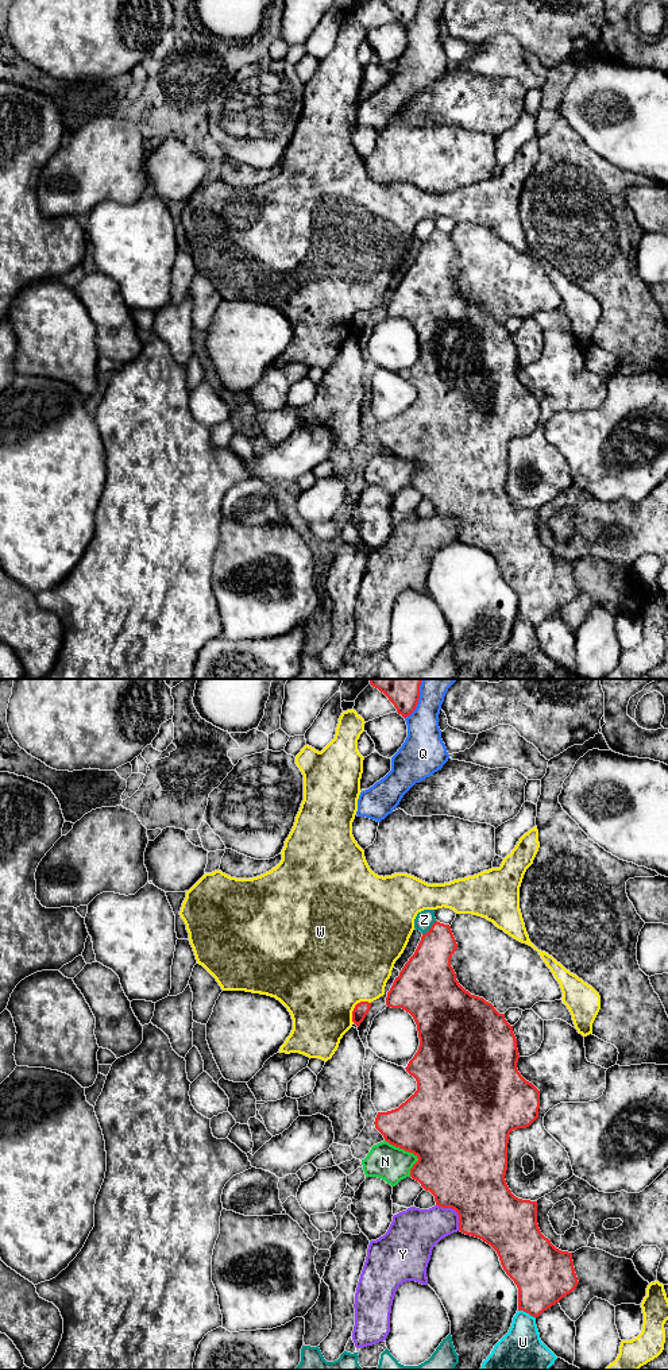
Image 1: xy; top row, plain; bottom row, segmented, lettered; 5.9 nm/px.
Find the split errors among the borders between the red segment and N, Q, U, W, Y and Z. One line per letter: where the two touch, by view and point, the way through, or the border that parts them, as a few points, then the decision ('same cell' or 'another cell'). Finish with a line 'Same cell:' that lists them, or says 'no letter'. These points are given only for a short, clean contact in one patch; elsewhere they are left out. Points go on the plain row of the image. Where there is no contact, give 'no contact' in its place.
N: contact xy (410, 460); another cell
Q: contact xy (416, 14); another cell
U: contact xy (526, 621); another cell
W: contact xy (355, 316); another cell
Y: contact xy (455, 518); another cell
Z: contact xy (429, 238); another cell
Same cell: no letter

